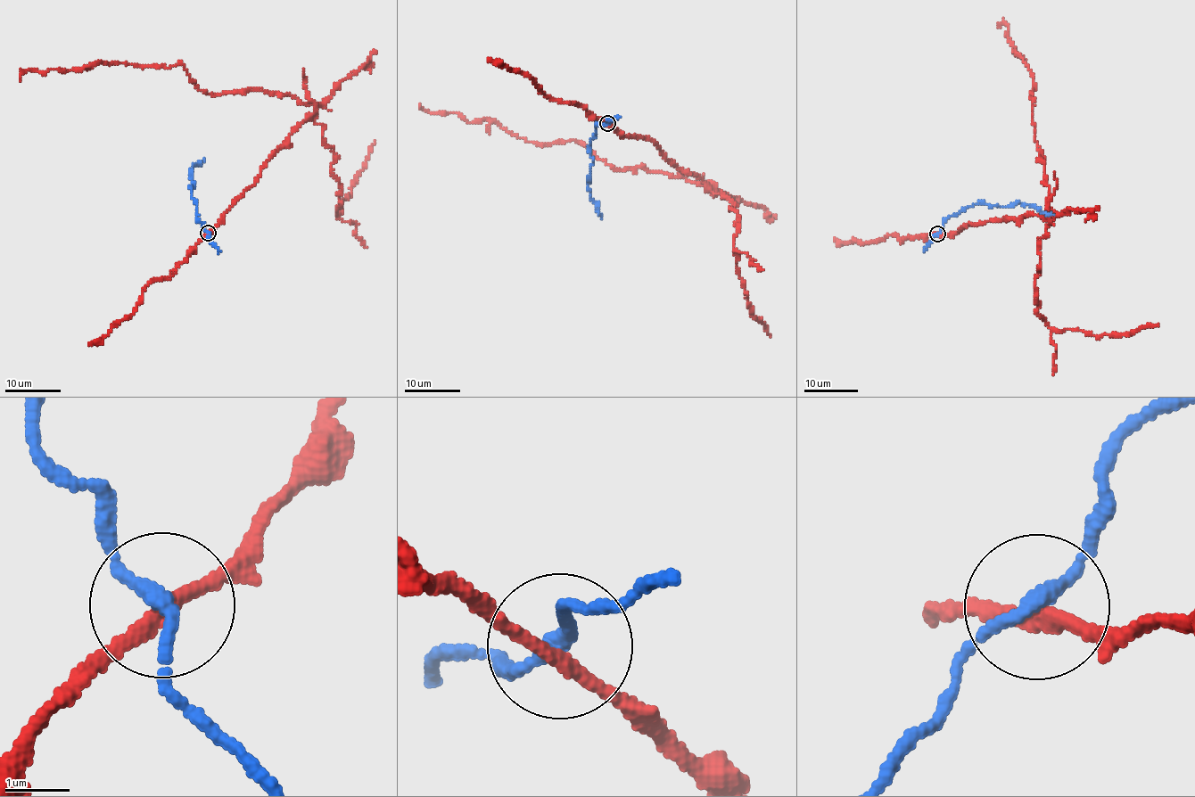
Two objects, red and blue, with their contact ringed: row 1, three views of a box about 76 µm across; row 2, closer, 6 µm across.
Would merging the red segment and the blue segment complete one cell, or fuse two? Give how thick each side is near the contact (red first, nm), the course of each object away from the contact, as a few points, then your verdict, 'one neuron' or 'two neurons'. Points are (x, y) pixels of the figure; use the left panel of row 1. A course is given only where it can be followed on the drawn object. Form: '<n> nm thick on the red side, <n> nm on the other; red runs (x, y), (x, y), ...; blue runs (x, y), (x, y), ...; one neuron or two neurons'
200 nm thick on the red side, 200 nm on the other; red runs (208, 233), (315, 105), (261, 89), (212, 94), (197, 87), (181, 63), (100, 61), (28, 69), (20, 80); blue runs (208, 233), (197, 218), (197, 207), (191, 188), (193, 184), (190, 171), (192, 164), (200, 165), (204, 160); two neurons

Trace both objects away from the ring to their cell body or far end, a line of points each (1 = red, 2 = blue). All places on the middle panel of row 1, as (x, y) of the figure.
1: (607, 123), (655, 143), (714, 191), (614, 170), (573, 140), (536, 144), (490, 119), (420, 107)
2: (607, 123), (596, 125), (597, 133), (590, 139), (589, 147), (592, 160), (588, 182), (589, 199), (602, 219)

